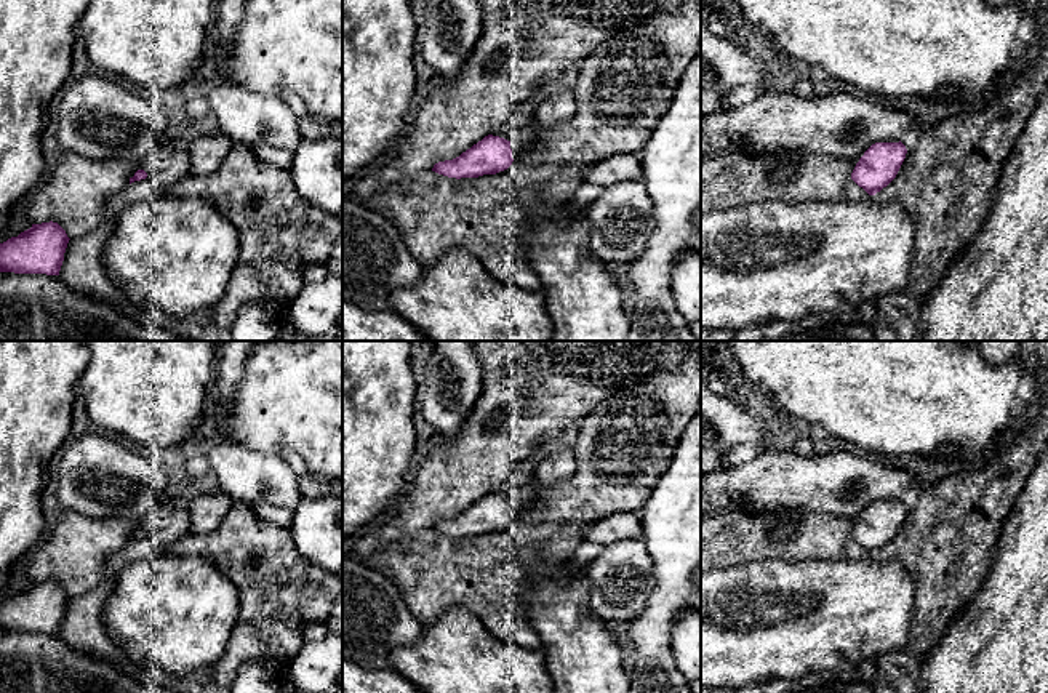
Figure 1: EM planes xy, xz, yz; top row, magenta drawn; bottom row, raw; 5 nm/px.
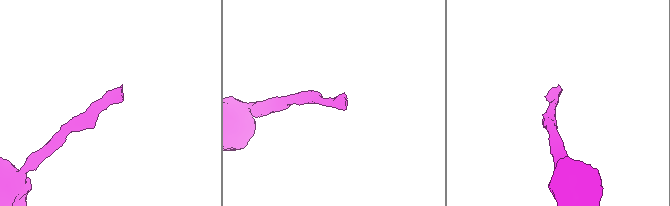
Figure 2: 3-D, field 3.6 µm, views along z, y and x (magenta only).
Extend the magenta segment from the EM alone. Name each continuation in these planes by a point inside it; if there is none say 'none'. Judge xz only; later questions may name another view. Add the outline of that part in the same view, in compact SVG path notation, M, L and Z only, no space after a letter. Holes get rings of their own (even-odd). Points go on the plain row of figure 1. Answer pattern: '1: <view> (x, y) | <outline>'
1: xz (527, 500) | M525 485L518 488L518 496L515 499L510 499L512 507L512 517L525 517L533 511L533 507L538 504L538 485Z

